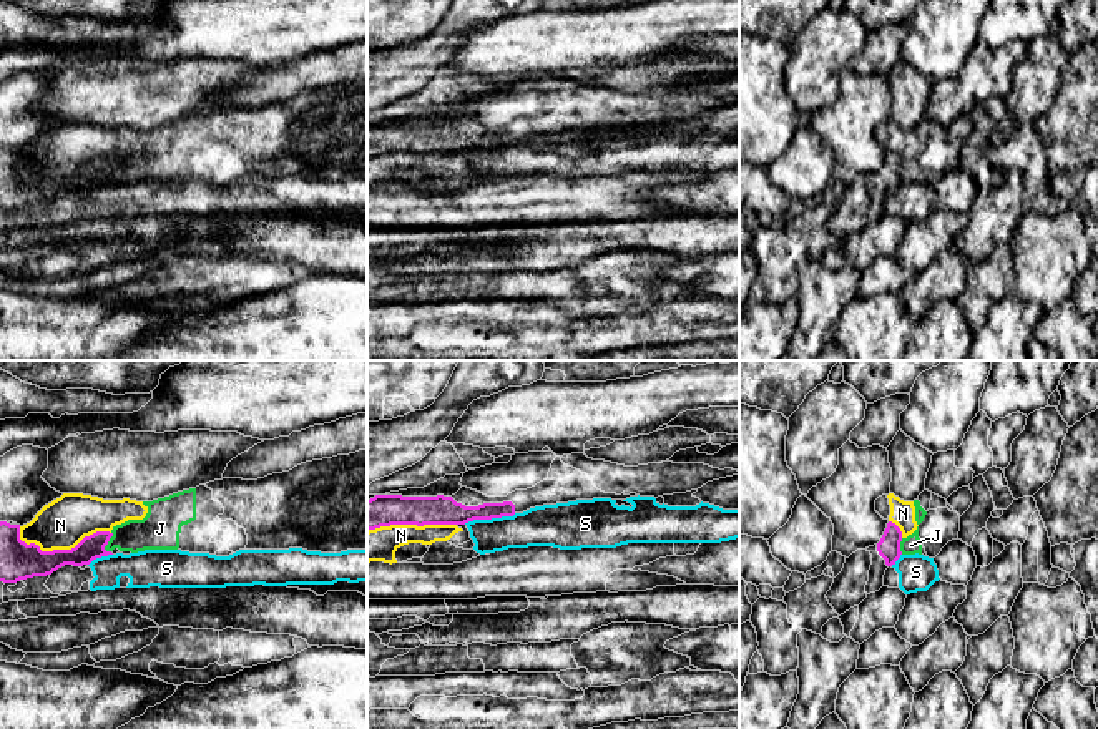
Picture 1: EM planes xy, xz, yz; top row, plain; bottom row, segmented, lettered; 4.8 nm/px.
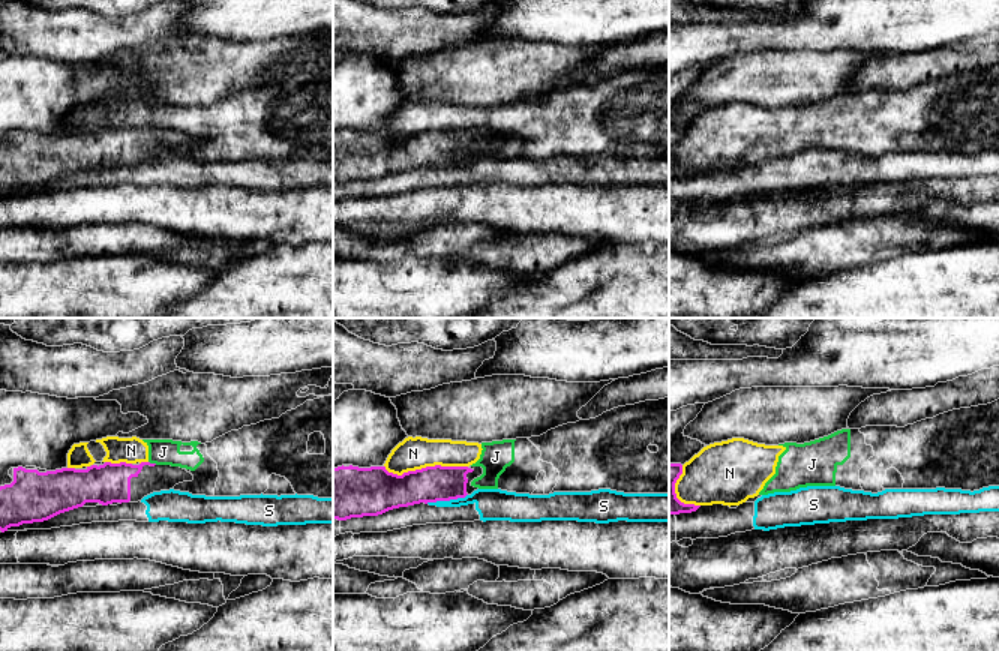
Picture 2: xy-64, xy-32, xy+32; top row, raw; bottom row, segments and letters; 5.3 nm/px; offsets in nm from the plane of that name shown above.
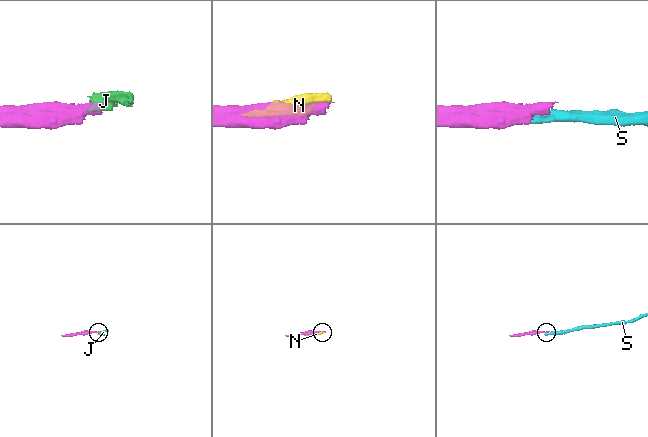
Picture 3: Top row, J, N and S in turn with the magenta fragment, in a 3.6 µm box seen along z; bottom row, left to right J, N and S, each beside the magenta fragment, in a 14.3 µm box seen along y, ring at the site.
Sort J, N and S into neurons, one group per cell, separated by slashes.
J N / S

